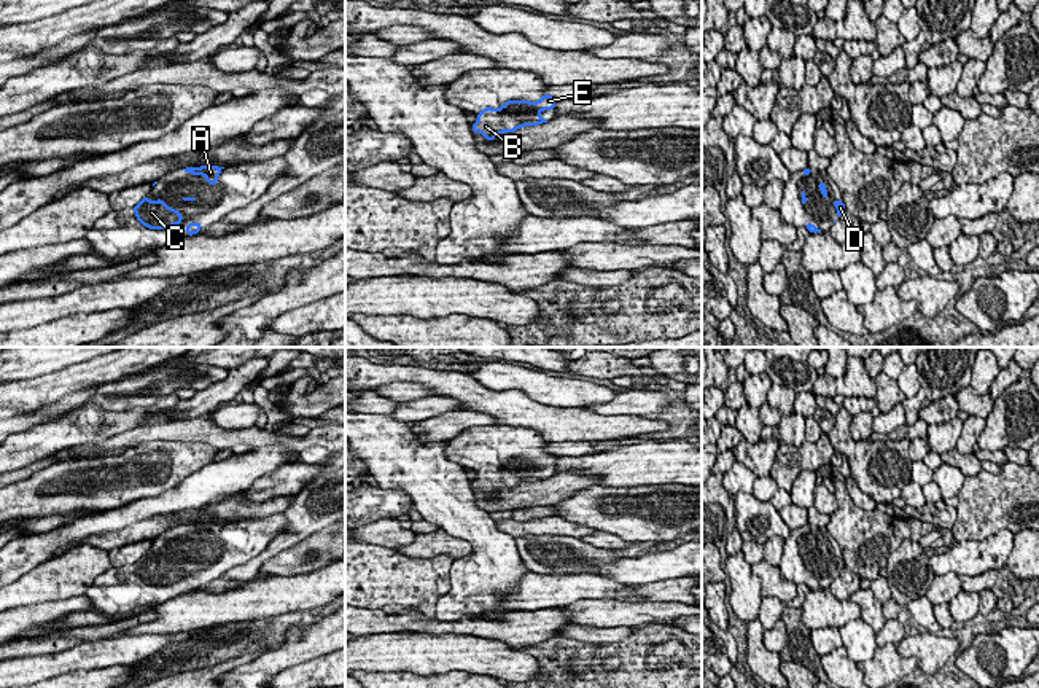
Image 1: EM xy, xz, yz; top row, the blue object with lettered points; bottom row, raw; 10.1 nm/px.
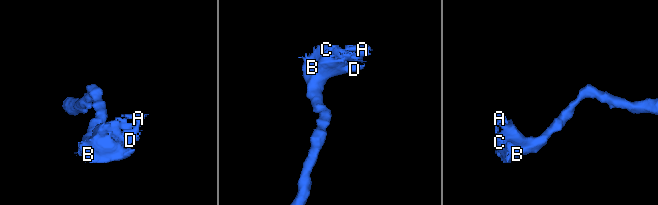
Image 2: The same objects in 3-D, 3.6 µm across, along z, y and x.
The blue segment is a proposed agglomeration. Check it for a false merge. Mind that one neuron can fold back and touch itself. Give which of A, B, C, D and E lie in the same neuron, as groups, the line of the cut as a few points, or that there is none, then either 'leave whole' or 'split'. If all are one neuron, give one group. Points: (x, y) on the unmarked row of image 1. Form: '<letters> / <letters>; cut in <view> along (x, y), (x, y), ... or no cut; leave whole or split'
A B C D E; no cut; leave whole

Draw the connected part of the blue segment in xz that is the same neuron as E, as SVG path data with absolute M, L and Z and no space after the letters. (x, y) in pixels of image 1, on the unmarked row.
M543 451L541 457L506 457L496 467L484 465L477 473L477 479L471 481L471 487L479 489L492 498L501 489L514 489L523 483L538 483L547 479L539 468L555 467L555 454Z

